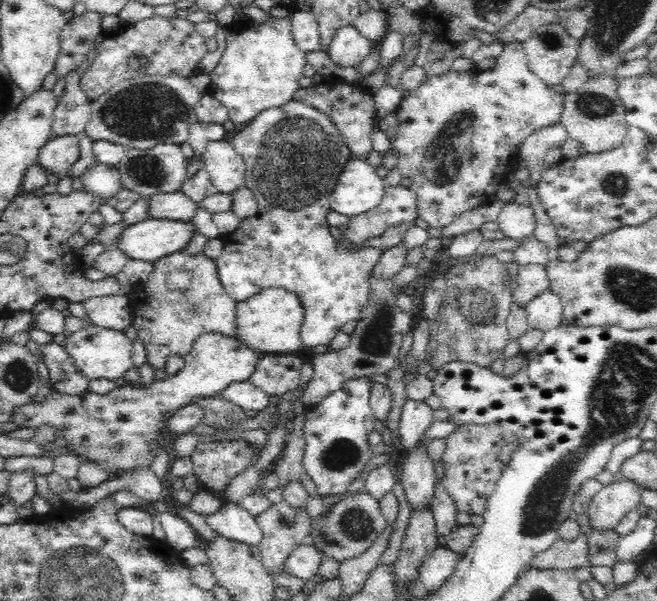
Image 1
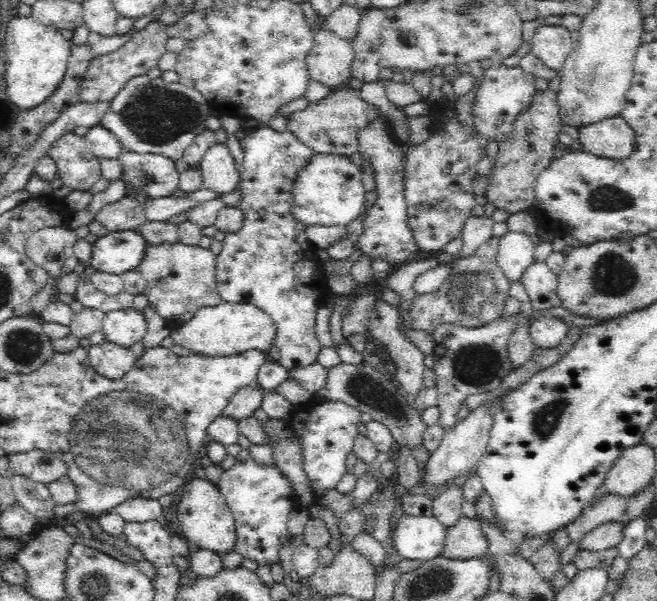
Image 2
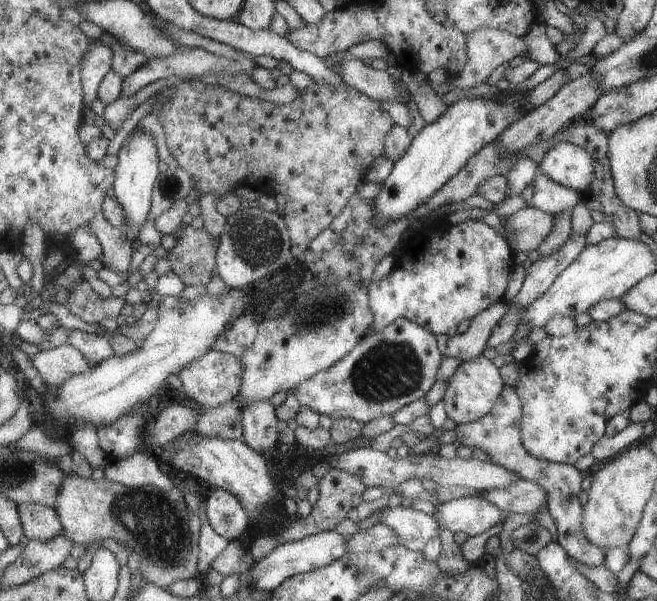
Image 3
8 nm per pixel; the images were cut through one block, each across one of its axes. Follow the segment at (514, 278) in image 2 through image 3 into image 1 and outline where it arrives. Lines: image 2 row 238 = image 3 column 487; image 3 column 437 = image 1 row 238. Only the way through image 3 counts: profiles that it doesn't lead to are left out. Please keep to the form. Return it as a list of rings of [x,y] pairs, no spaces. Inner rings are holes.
[[[511,201],[502,208],[496,223],[498,223],[498,231],[510,240],[532,237],[536,227],[534,210]]]

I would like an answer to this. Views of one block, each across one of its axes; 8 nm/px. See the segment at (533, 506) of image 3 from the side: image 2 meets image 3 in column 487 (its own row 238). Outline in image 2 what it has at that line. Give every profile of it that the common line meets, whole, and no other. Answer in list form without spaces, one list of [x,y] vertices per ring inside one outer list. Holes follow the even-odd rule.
[[[493,235],[472,254],[455,258],[452,274],[438,290],[414,298],[404,320],[405,324],[432,333],[442,323],[460,323],[470,328],[481,327],[502,315],[510,282],[498,264],[499,244],[500,237]]]

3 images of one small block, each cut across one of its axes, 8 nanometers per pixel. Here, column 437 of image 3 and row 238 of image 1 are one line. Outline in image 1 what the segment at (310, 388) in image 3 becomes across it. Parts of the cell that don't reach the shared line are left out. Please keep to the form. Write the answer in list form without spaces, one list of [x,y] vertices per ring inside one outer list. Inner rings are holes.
[[[385,185],[382,200],[369,212],[351,218],[346,236],[358,246],[368,239],[379,239],[390,228],[416,227],[418,217],[416,193],[411,187]]]

